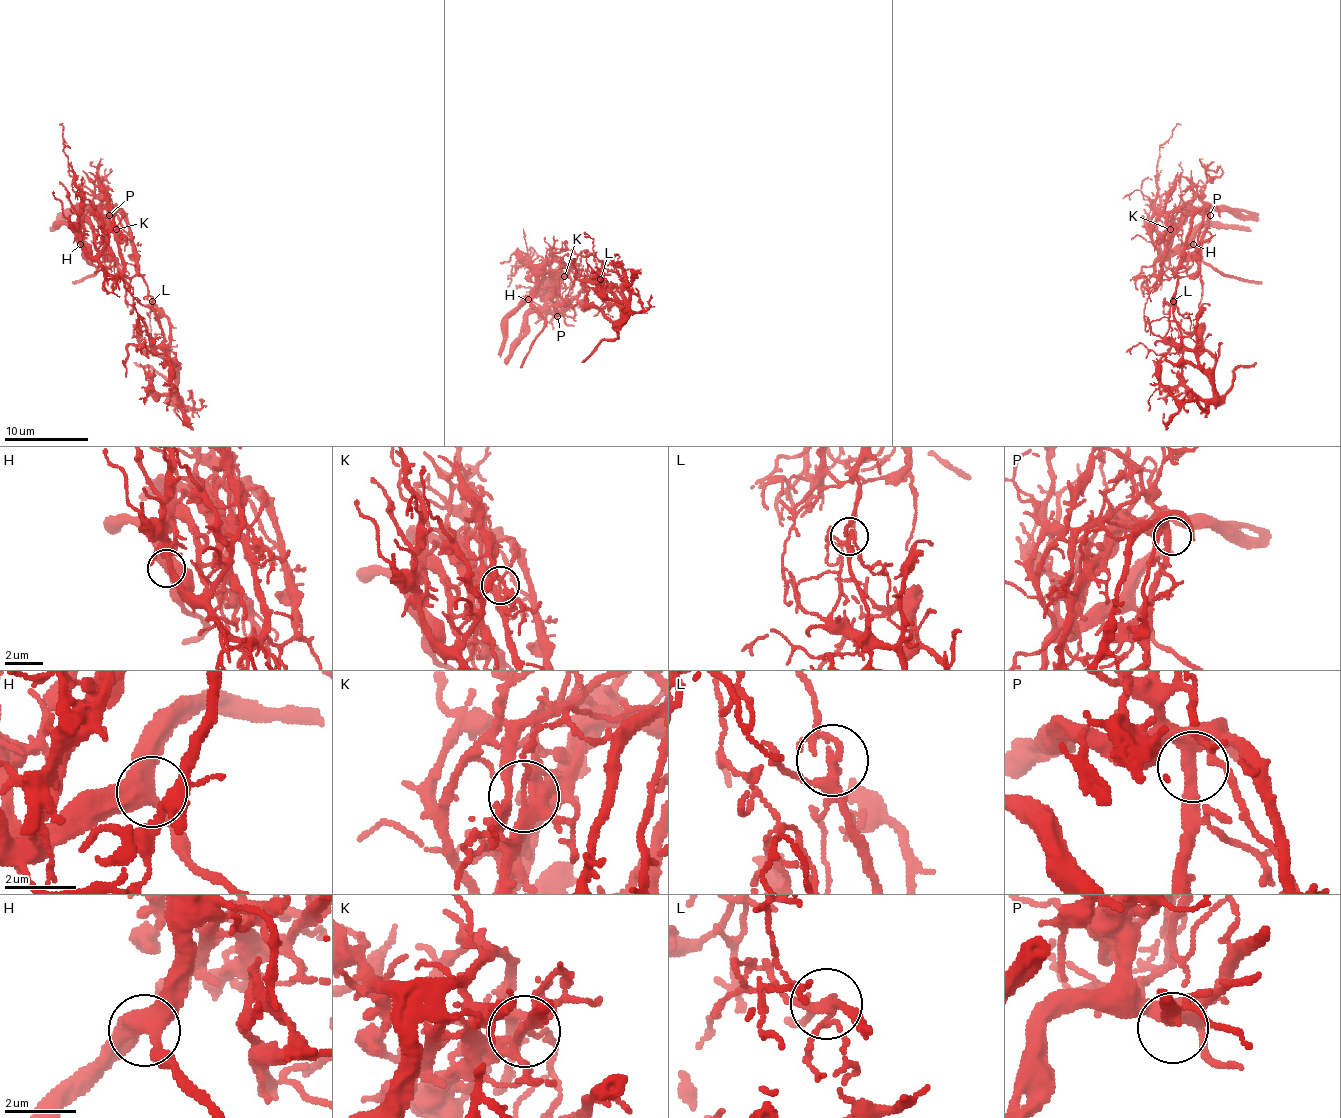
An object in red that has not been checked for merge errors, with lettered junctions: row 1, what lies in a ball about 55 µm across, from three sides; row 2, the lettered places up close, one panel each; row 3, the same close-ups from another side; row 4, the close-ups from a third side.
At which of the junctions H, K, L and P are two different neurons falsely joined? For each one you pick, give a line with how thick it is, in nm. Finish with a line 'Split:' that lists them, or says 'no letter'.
K: Thickness 240 nm
L: Thickness 220 nm
Split: K, L

